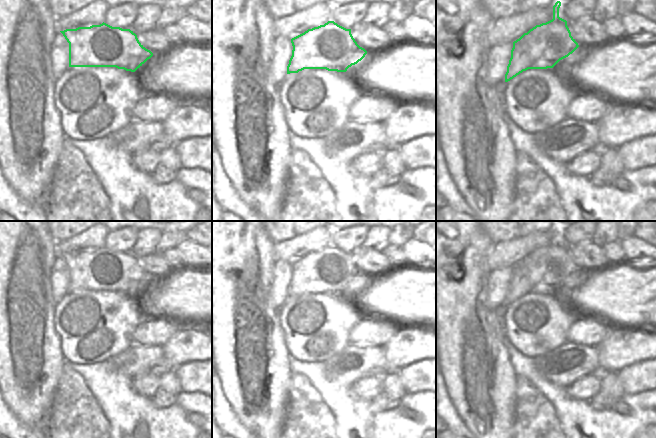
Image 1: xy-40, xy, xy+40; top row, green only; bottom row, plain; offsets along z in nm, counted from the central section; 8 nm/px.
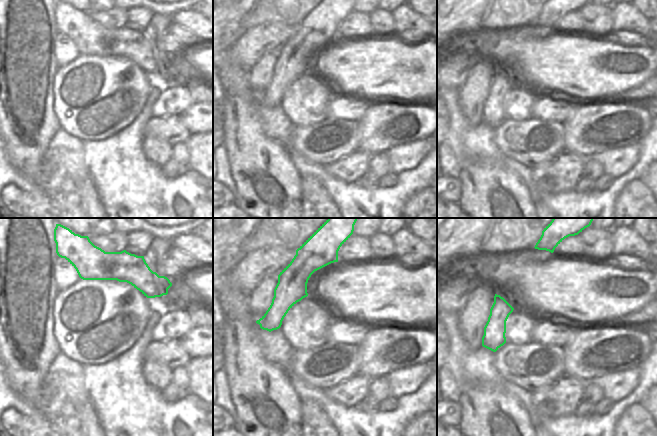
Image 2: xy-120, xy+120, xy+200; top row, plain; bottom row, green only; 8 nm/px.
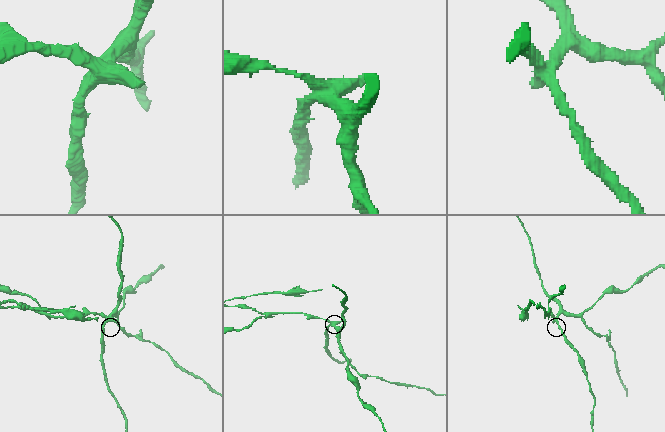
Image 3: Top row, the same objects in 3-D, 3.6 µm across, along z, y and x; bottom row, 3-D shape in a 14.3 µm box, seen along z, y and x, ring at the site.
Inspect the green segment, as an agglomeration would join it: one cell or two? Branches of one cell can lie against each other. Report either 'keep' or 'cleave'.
cleave

